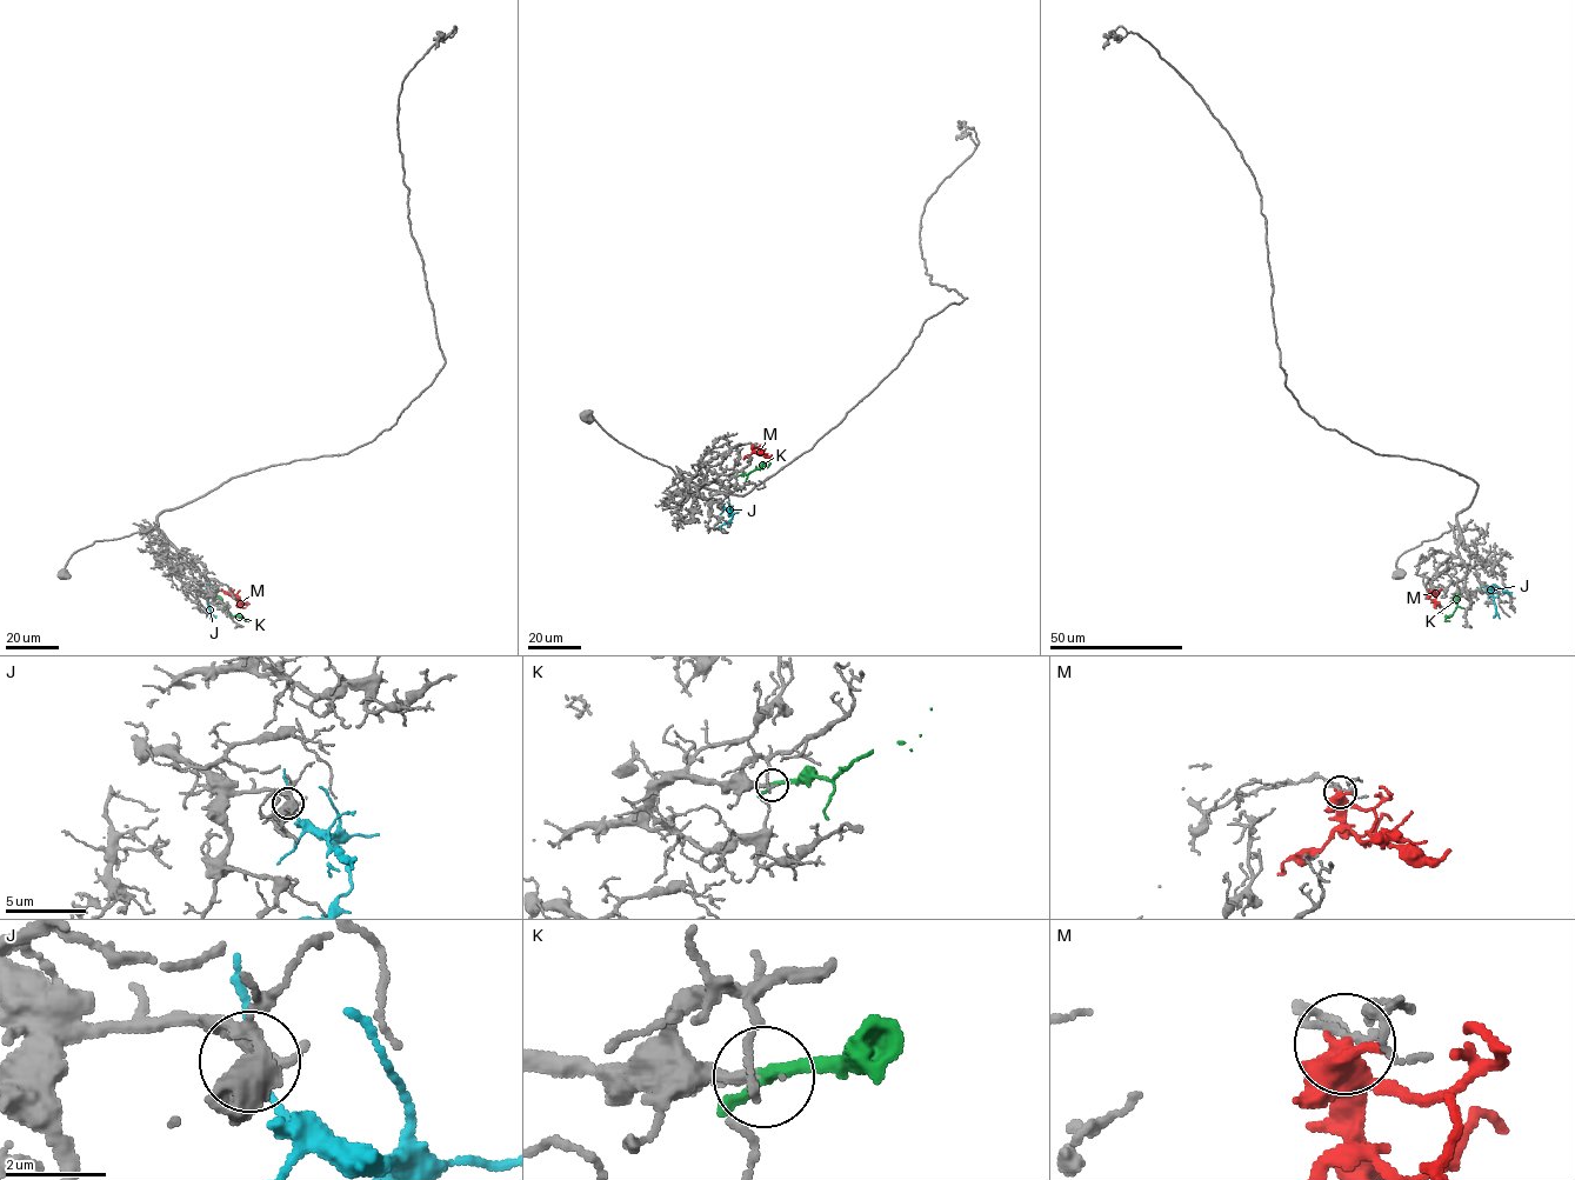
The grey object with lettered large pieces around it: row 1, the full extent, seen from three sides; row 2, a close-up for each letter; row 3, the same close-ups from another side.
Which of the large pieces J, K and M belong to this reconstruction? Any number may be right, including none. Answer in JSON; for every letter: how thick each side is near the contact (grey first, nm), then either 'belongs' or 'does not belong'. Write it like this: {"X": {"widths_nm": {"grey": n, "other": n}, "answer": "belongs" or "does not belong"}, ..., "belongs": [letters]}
{"J": {"widths_nm": {"grey": 150, "other": 100}, "answer": "does not belong"}, "K": {"widths_nm": {"grey": 200, "other": 320}, "answer": "belongs"}, "M": {"widths_nm": {"grey": 160, "other": 400}, "answer": "does not belong"}, "belongs": ["K"]}

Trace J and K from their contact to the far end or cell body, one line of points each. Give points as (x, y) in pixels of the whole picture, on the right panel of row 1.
J: (1487, 588), (1492, 591), (1495, 586), (1512, 592)
K: (1457, 594), (1455, 610), (1445, 619), (1449, 621)

